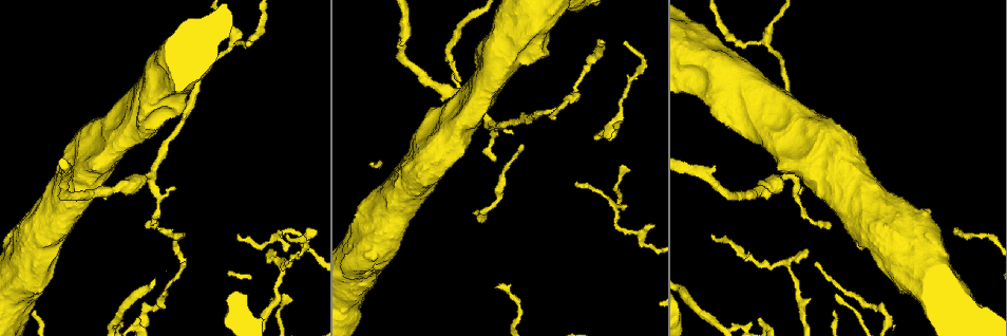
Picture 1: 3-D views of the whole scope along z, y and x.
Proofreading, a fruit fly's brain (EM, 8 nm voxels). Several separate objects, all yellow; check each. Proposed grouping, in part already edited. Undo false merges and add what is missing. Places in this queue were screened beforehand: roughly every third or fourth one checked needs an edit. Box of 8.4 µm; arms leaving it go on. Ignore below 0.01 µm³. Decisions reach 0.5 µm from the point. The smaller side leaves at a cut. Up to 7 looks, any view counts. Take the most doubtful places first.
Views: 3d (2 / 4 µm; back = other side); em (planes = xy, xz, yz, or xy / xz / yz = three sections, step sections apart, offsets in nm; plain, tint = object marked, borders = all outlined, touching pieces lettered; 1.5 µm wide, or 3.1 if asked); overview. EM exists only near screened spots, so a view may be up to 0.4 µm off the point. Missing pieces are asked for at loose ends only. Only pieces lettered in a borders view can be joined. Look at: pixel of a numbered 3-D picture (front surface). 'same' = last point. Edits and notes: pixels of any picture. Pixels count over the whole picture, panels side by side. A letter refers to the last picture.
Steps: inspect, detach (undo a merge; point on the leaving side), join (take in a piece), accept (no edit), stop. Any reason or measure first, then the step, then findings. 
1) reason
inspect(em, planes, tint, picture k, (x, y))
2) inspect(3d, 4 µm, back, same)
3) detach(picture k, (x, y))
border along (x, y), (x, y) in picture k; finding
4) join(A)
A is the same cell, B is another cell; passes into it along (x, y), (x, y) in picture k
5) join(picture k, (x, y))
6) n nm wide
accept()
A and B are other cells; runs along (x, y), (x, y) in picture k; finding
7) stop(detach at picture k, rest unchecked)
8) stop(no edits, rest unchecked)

free end
inspect(3d, 4 µm, picture 1, (807, 249))

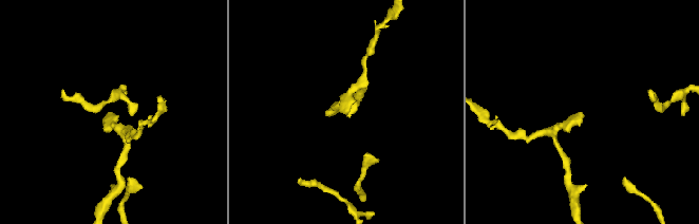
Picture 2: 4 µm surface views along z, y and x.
inspect(em, xz, step 8, borders, picture 2, (109, 113))

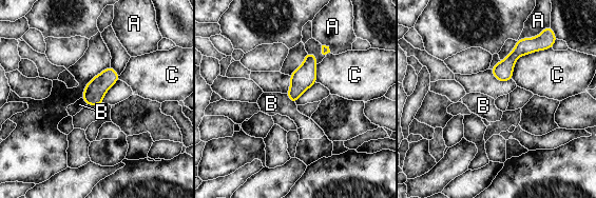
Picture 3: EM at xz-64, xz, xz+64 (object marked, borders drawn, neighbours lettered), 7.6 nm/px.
another direction
inspect(em, planes, borders, same)

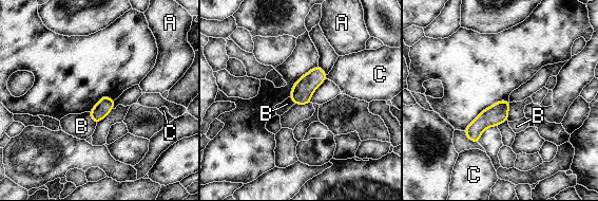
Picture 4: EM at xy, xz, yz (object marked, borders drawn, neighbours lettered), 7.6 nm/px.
accept()
A, B and C are other cells; border along (89, 112), (96, 124) in picture 4; none of them fits

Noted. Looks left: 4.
branch stops here
inspect(3d, 4 µm, picture 1, (183, 263))

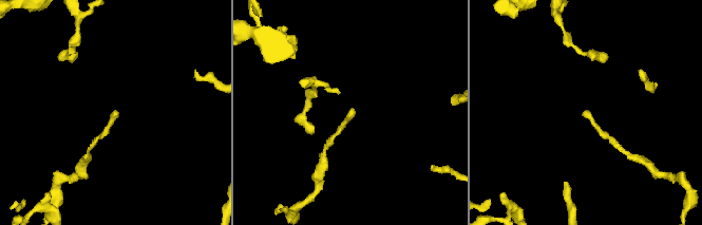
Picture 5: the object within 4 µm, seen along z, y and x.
shape alone is not enough
inspect(em, planes, borders, picture 5, (584, 111))

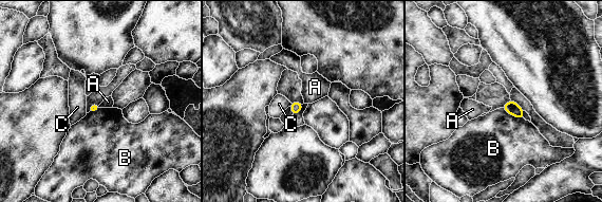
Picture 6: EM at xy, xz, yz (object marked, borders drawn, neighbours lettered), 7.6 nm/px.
accept()
A, B and C are other cells; border along (99, 104), (100, 107) in picture 6; none of them fits

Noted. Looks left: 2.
tapers out
inspect(em, yz, step 4, tint, picture 1, (625, 41))

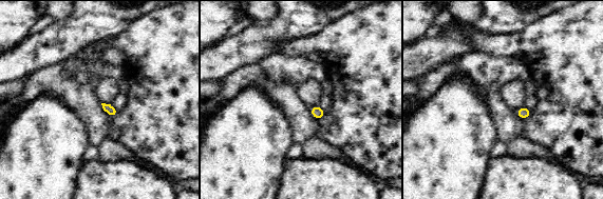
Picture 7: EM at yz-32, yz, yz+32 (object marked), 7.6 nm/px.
inspect(em, planes, borders, same)

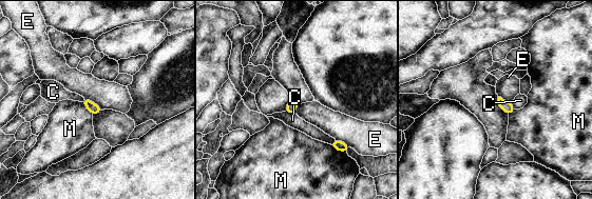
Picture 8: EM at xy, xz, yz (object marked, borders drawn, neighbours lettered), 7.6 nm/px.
accept()
C, E and M are other cells; border along (329, 144), (344, 152) in picture 8; no lettered piece goes on from it

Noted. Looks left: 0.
stop(no edits, rest unchecked)

